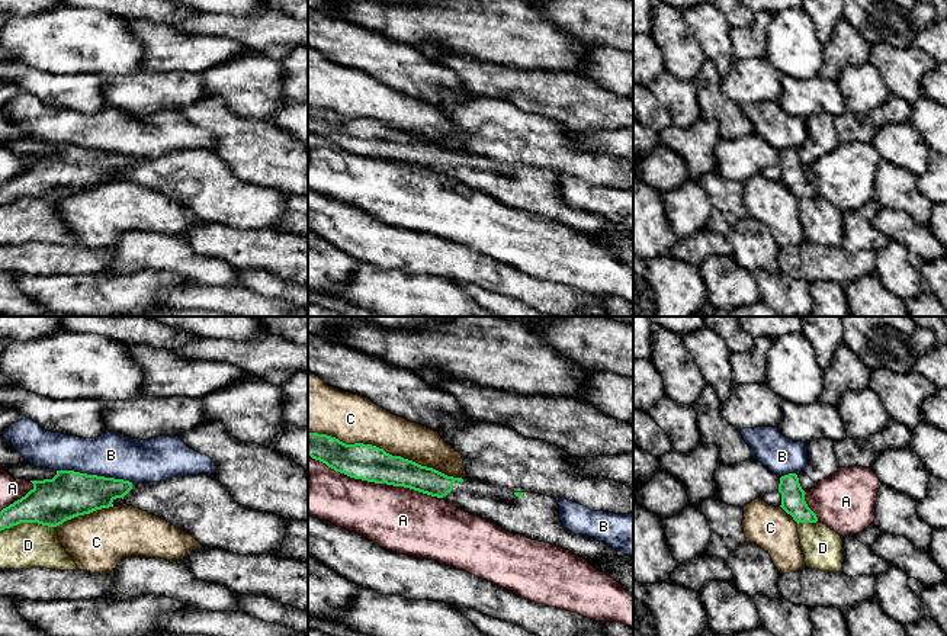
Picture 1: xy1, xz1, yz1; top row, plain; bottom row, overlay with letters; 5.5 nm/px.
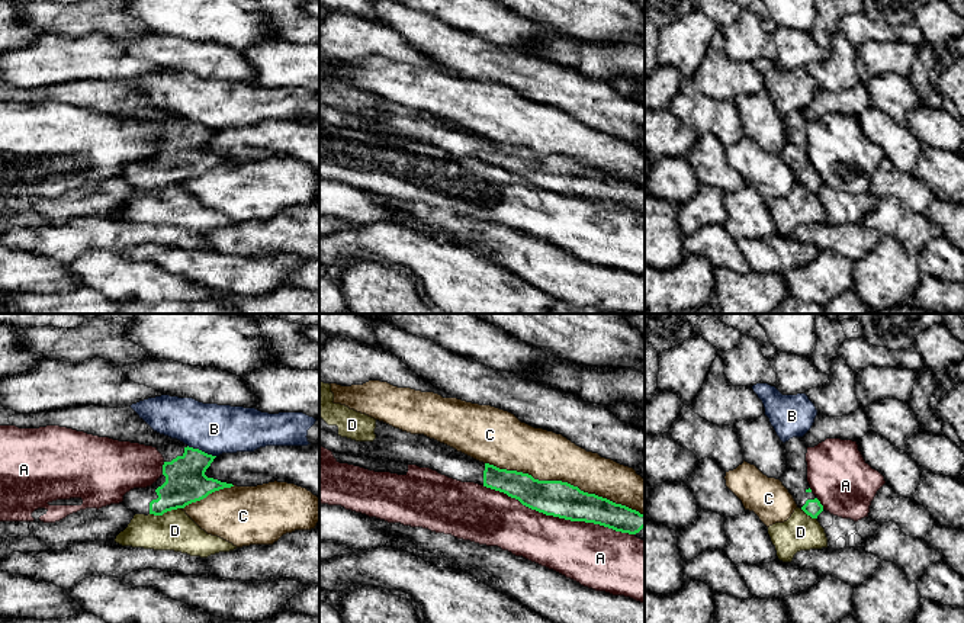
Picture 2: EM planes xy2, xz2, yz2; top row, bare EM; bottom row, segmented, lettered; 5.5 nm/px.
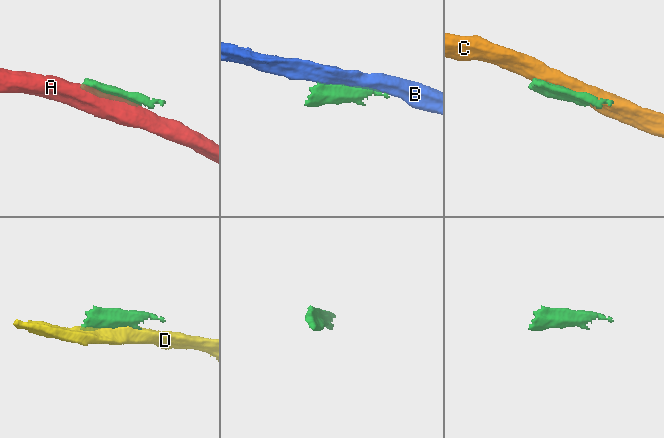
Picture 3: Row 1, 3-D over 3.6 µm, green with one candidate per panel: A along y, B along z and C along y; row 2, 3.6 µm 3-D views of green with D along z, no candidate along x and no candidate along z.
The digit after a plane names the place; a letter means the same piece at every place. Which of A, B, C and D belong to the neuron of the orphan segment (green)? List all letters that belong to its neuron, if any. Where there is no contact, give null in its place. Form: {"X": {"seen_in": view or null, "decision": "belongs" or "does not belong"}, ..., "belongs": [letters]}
{"A": {"seen_in": "xz2", "decision": "does not belong"}, "B": {"seen_in": "xy1", "decision": "does not belong"}, "C": {"seen_in": "xz2", "decision": "does not belong"}, "D": {"seen_in": "xy1", "decision": "does not belong"}, "belongs": []}

